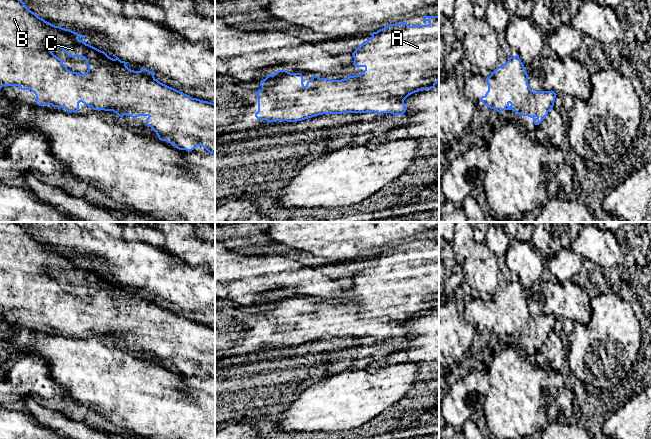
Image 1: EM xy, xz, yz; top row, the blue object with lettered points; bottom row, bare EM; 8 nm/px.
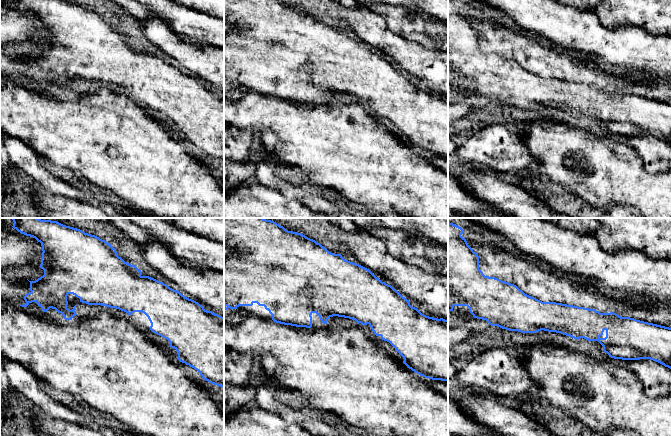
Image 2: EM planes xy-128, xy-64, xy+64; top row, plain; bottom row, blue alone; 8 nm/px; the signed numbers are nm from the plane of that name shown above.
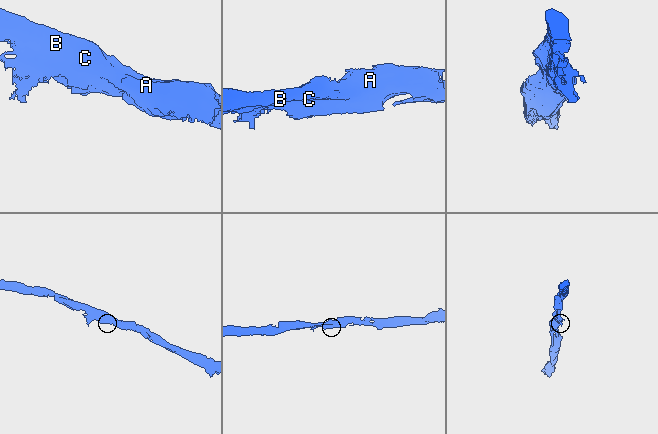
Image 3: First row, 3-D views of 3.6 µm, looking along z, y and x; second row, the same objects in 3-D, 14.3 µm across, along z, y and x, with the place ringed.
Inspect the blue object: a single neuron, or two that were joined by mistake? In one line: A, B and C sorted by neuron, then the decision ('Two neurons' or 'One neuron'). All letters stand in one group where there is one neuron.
Groups: A B C. One neuron

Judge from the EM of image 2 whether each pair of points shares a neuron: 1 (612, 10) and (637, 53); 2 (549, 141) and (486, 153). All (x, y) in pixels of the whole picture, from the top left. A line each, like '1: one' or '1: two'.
1: two
2: two

